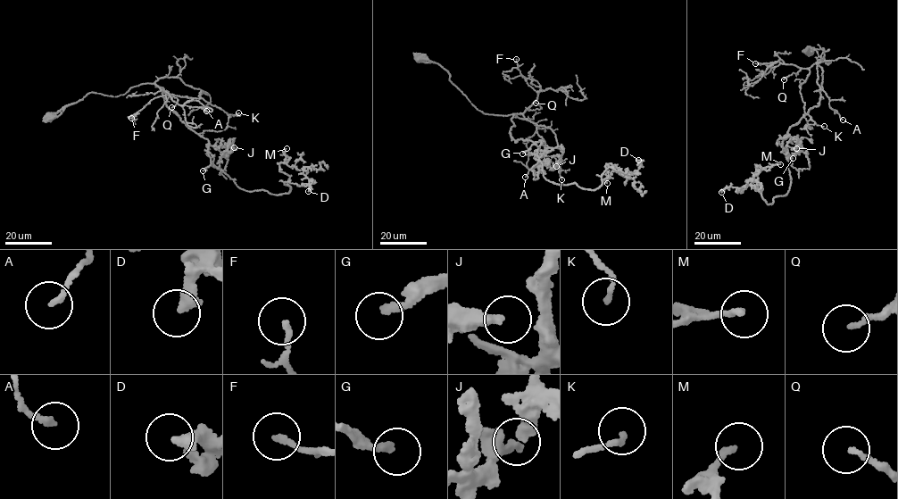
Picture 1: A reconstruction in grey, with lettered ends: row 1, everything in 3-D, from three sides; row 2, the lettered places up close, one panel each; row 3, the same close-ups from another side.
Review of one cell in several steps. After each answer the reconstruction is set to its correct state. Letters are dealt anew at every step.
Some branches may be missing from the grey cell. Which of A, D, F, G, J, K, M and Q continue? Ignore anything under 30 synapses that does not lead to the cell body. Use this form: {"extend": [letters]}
{"extend": ["G"]}

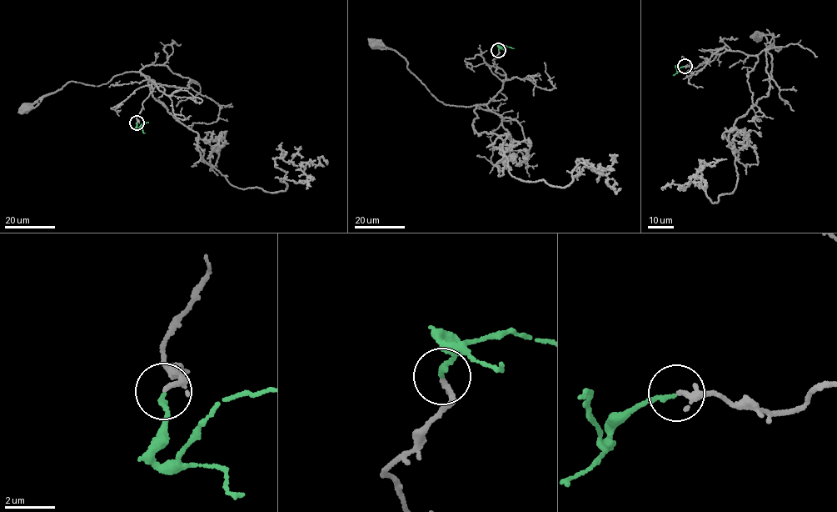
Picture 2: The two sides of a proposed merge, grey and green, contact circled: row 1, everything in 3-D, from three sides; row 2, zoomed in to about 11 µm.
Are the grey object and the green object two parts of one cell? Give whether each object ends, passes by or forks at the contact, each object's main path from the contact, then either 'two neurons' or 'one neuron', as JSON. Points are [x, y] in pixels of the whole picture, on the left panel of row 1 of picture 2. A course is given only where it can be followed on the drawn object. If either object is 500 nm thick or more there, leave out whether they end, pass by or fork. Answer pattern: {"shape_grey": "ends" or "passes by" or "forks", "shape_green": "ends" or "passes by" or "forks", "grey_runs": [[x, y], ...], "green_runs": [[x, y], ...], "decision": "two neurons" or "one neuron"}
{"shape_grey": "passes by", "shape_green": "ends", "grey_runs": [[137, 122], [142, 102], [153, 90], [152, 80], [139, 72], [127, 71], [97, 87], [70, 82], [24, 107]], "green_runs": [[137, 122], [137, 129], [141, 124], [148, 122]], "decision": "one neuron"}

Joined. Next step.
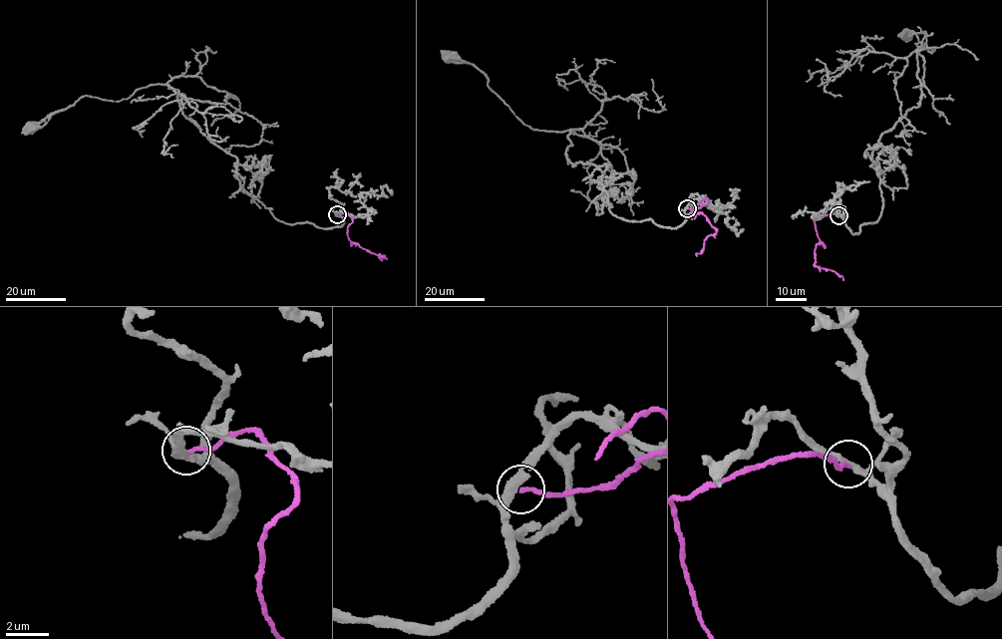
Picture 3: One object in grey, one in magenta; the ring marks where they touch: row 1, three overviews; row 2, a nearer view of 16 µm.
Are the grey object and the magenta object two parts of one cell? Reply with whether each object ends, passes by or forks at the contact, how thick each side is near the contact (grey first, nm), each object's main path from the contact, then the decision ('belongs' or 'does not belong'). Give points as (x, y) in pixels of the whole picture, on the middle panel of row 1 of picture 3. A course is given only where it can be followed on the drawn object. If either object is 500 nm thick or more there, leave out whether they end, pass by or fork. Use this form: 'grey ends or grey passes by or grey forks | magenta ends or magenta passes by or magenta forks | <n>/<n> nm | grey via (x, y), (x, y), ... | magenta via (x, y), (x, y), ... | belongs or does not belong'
grey forks | magenta ends | 280/180 nm | grey via (687, 208), (674, 228), (612, 215), (610, 165), (573, 165), (569, 131), (523, 124), (486, 74), (448, 55) | magenta via (687, 209), (699, 208), (708, 199), (703, 198), (695, 207), (716, 232), (704, 240), (697, 256) | does not belong

